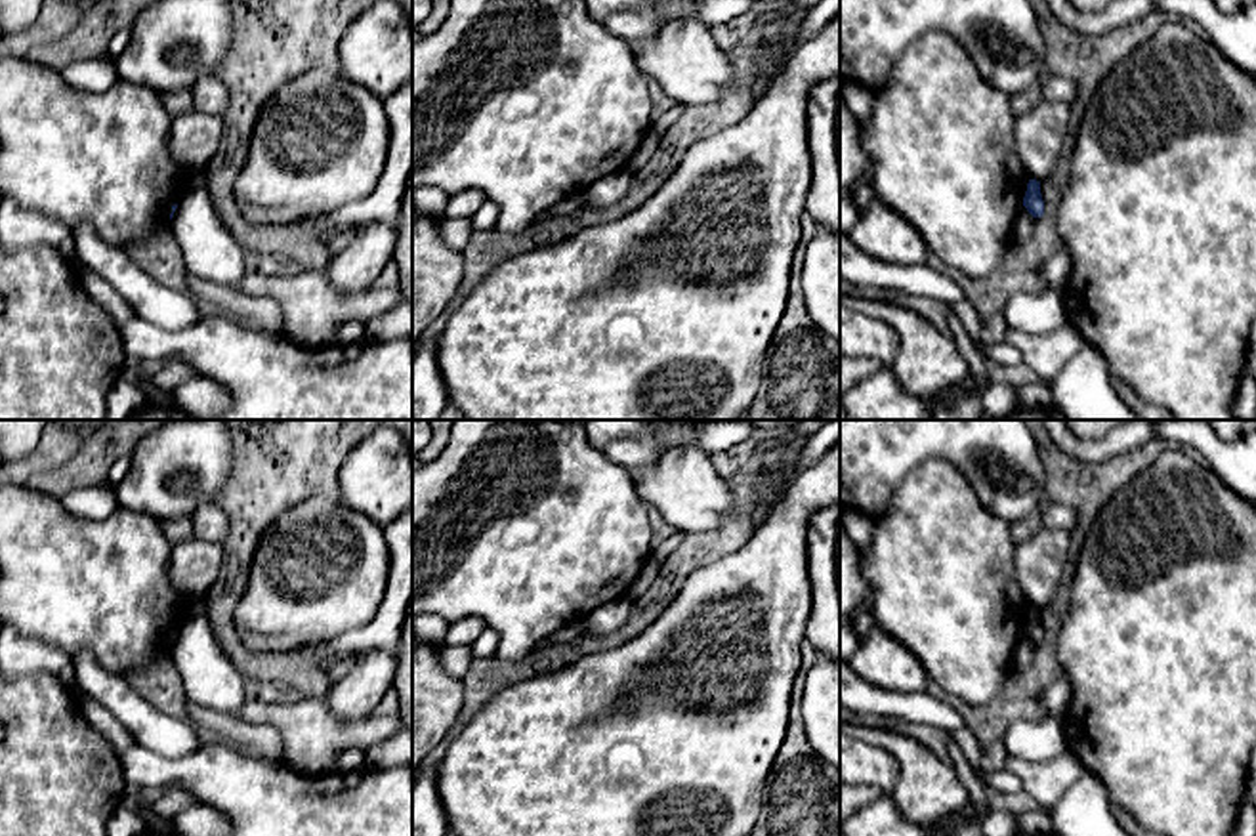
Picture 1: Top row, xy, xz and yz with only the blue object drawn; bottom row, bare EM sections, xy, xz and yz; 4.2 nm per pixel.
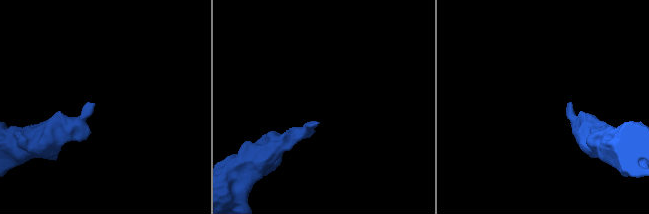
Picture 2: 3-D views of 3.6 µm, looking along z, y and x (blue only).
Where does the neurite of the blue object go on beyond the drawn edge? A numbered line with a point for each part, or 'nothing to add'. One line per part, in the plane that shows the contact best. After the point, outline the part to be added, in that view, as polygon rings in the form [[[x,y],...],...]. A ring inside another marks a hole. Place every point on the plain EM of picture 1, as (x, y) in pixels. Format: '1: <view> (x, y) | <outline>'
nothing to add

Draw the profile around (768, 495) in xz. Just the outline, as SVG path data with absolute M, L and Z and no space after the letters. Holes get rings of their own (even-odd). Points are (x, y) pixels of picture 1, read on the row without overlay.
M764 481L754 496L754 510L748 513L752 533L765 521L769 510L779 502L785 492L785 485Z

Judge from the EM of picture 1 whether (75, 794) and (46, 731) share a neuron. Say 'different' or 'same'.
same

